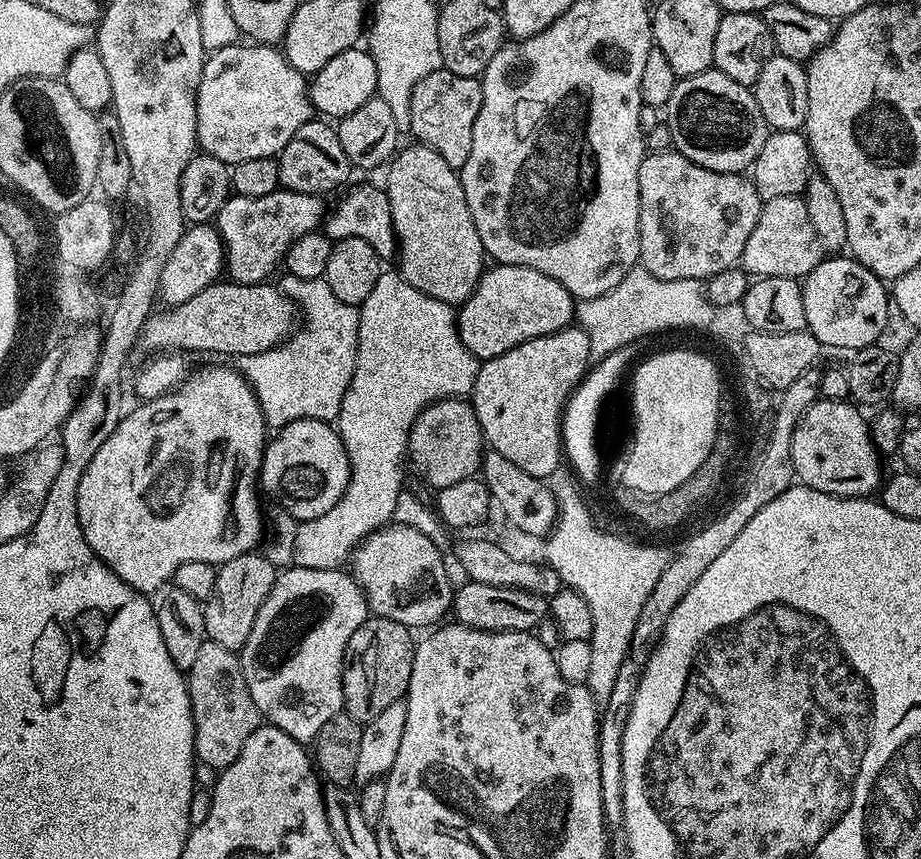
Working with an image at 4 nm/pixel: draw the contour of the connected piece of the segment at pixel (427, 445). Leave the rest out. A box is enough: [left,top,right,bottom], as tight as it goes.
[407,398,486,490]

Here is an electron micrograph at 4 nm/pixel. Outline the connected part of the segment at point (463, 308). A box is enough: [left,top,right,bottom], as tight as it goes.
[456,264,574,362]

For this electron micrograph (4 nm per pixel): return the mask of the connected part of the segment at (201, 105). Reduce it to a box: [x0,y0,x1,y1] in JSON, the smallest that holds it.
[196,42,314,166]

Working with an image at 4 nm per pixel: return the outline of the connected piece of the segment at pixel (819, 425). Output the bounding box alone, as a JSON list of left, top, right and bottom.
[790,398,882,498]

